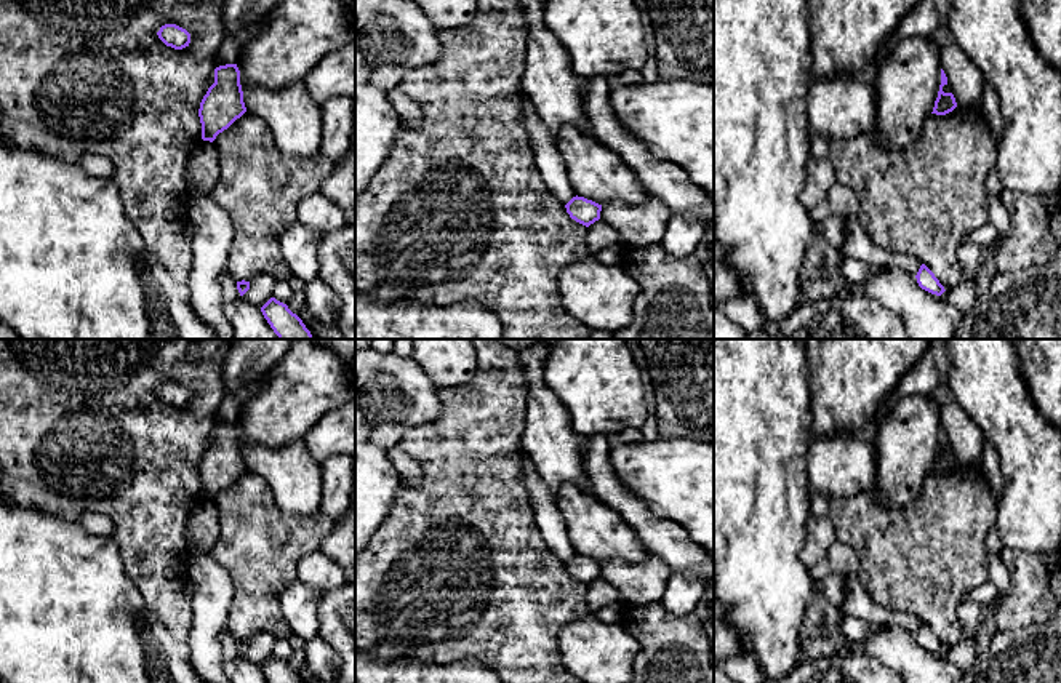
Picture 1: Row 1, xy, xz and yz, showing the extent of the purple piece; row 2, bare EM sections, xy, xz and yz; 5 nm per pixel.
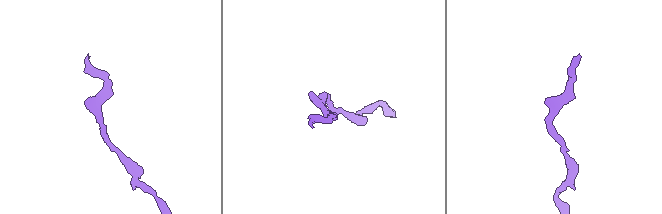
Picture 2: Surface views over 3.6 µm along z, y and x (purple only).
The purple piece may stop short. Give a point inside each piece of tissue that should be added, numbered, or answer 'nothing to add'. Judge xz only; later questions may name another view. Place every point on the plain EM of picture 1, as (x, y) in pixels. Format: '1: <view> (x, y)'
nothing to add

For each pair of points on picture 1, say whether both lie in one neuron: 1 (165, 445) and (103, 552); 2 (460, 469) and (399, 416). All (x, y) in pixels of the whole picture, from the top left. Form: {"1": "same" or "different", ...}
{"1": "different", "2": "different"}

